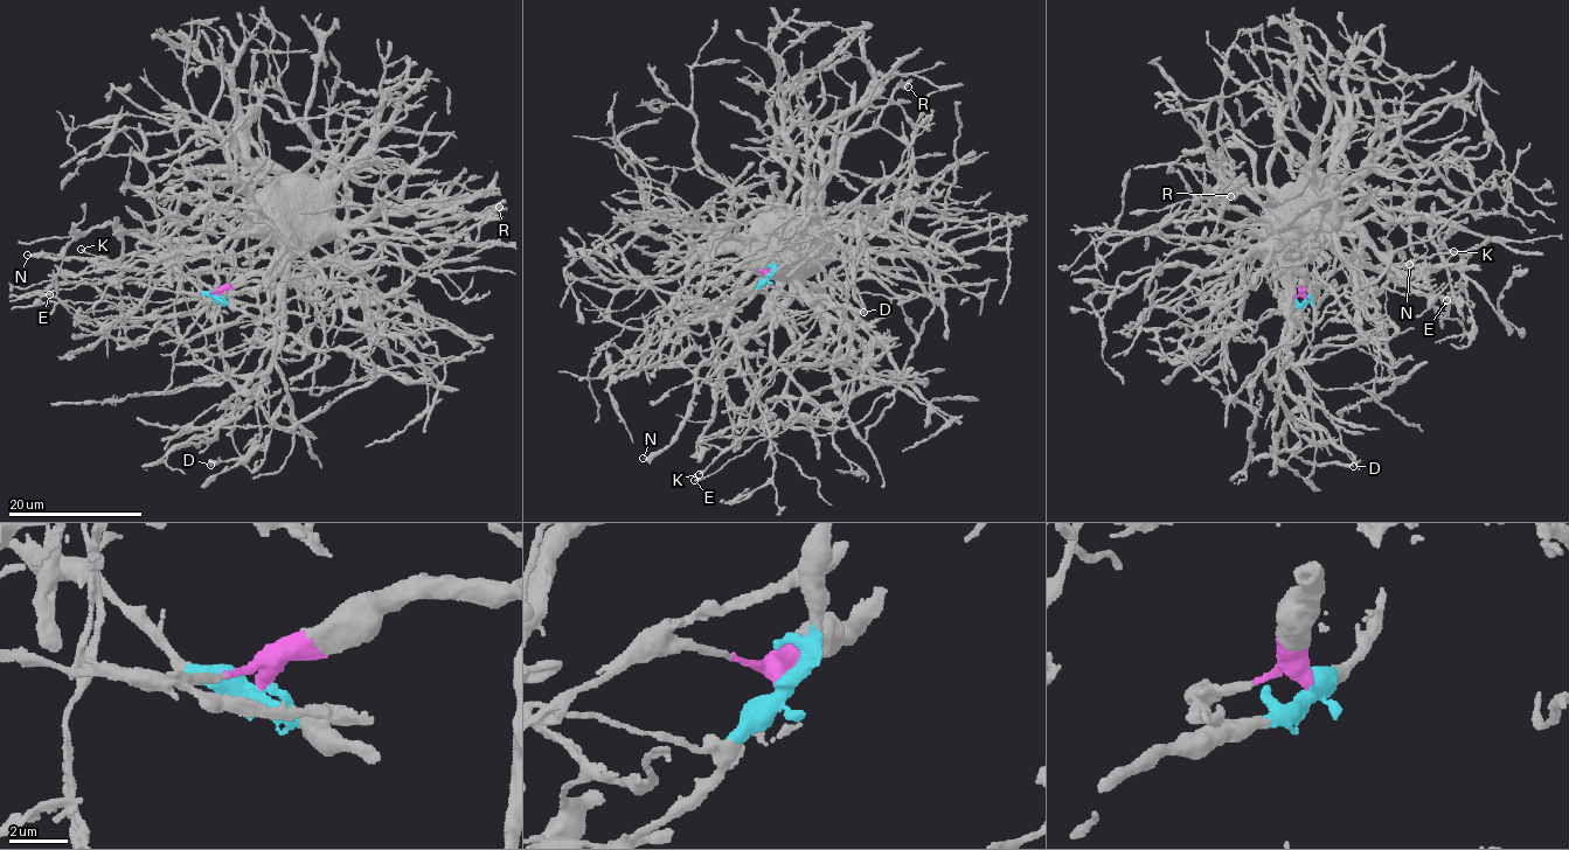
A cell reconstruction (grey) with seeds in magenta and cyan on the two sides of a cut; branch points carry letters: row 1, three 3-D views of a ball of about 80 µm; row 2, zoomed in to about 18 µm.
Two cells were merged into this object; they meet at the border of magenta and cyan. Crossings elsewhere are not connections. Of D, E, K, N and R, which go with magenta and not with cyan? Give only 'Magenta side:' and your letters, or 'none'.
Magenta side: D, E, K, R

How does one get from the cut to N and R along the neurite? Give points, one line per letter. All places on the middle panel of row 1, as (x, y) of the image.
N: (768, 277), (734, 311), (716, 352), (699, 368), (691, 412), (682, 429), (668, 445), (644, 459)
R: (768, 277), (797, 244), (800, 230), (814, 232), (824, 186), (841, 146), (870, 130), (895, 89), (909, 85)

